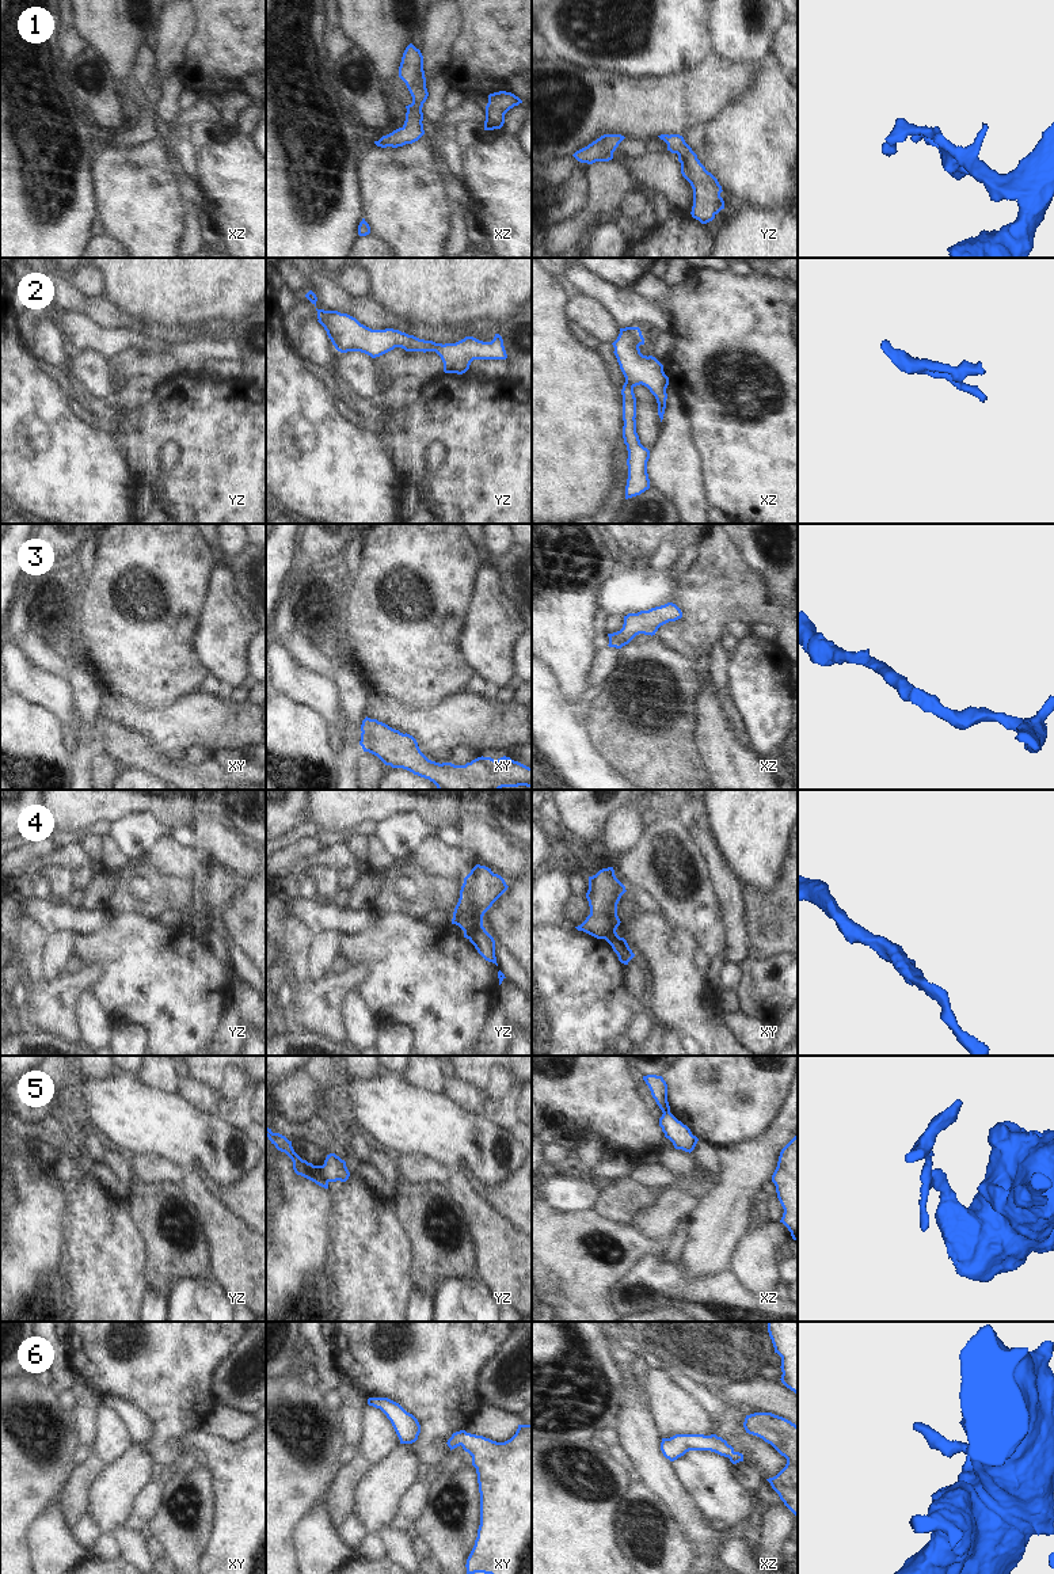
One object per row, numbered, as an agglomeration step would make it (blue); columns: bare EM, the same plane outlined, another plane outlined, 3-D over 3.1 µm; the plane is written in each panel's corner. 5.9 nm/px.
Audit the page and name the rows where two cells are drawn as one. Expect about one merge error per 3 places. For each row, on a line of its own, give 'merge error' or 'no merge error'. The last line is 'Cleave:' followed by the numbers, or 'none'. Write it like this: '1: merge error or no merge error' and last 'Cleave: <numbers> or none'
1: no merge error
2: no merge error
3: no merge error
4: merge error
5: merge error
6: no merge error
Cleave: 4, 5

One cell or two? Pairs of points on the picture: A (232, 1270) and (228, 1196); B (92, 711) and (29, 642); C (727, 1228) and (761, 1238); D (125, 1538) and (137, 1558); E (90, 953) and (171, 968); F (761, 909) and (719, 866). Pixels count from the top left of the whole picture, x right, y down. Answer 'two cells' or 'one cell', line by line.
A: two cells
B: one cell
C: two cells
D: one cell
E: one cell
F: two cells

